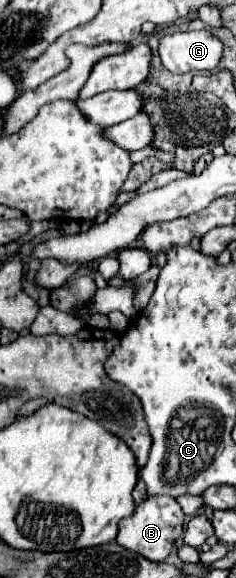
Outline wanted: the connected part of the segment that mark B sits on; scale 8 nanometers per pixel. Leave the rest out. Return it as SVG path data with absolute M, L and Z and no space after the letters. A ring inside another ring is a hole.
M167 495L147 497L141 505L135 507L135 513L129 519L123 519L119 523L117 543L127 547L129 551L143 555L149 561L165 561L169 557L169 553L173 551L173 543L183 533L183 521L185 521L185 515L175 499L171 499Z

